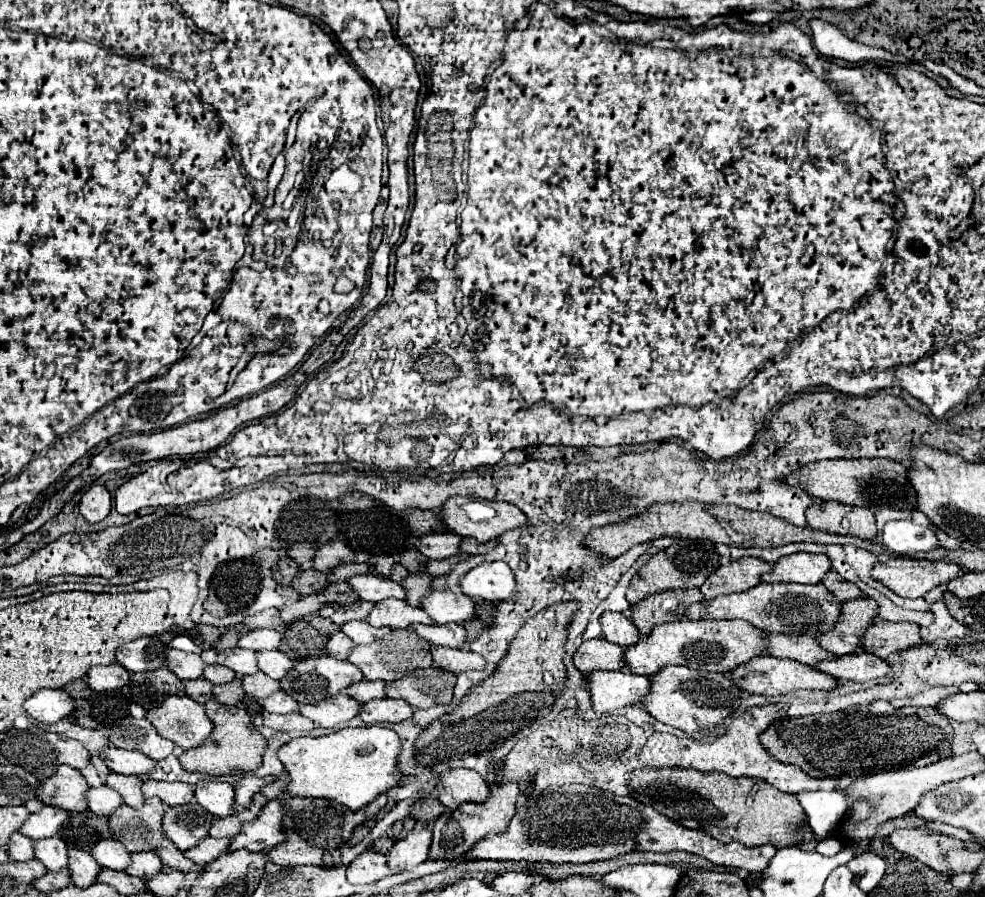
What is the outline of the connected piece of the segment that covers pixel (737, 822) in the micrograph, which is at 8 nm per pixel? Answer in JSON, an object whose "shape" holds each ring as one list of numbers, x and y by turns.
{"shape":[[679,766,671,768,635,768,631,772,631,780,627,782,629,796,637,802,643,802,645,806,651,806,659,810,659,814,665,814,673,822,679,822,685,828,695,828,711,838,717,838,719,842,733,842,739,840,747,846,761,846,761,844,773,844,775,848,807,844,809,840,815,840,813,830,809,830,805,810,797,802,793,794,783,794,775,790,771,784,757,780,757,778,731,778,723,772,697,772,687,770]]}

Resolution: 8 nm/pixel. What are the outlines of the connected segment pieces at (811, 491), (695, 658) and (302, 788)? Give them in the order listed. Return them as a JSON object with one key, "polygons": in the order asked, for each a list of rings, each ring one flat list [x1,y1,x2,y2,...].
{"polygons":[[[839,458,839,460,819,460,793,470,783,478,791,486,803,486,811,498,837,500,841,504,865,506,865,508,911,508,915,506,915,492,907,480,907,468,895,460,883,458]],[[683,618,683,620,677,620,677,622,659,624,659,626,651,628,651,634,647,634,645,638,639,638,639,642,635,646,625,648,625,666,639,676,653,676,669,664,691,666,693,670,731,672,733,668,737,668,739,664,745,664,753,656,763,654,765,652,763,644,765,644,763,632,757,630,755,626,751,626,745,620,687,620,687,618]],[[343,728,327,736,293,738,277,750,277,756,289,774,289,784,285,788,289,794,327,798,349,810,359,810,395,784,411,780,397,772,399,746,399,736,389,728]]]}

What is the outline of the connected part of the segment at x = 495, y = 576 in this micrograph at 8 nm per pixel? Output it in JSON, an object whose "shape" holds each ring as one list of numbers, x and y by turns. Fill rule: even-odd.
{"shape":[[483,562,471,568,459,580,459,586,473,600,499,602,515,594,515,576,505,562]]}

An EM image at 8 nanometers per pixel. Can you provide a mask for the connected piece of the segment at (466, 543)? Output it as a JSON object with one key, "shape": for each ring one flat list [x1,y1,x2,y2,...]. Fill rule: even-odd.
{"shape":[[463,538,463,542,459,544,459,550,465,552,465,554,483,554,483,552,487,552,489,548,494,548,497,545,497,540,481,544,481,542,475,542,475,538]]}

